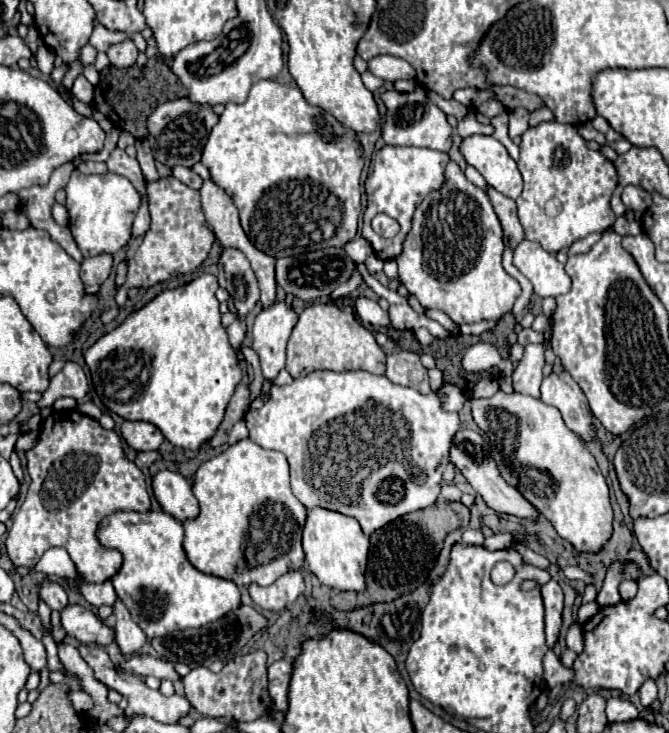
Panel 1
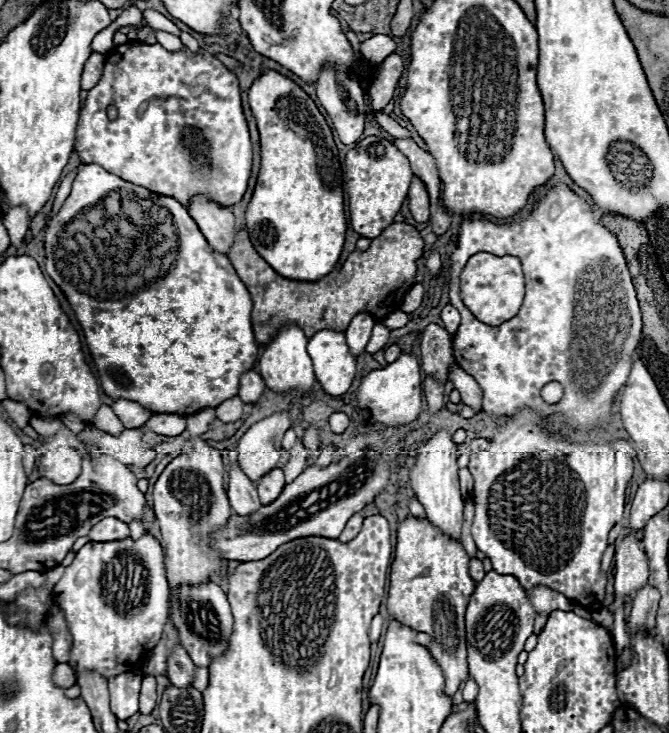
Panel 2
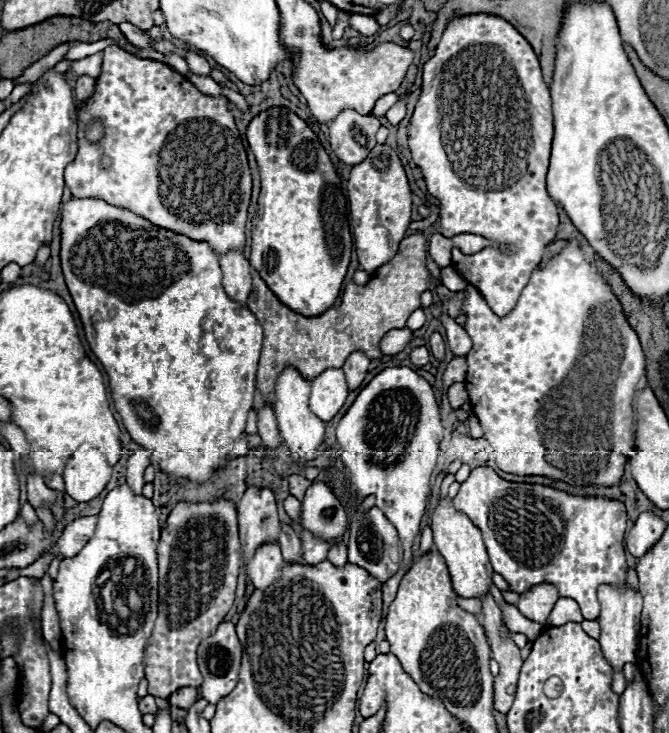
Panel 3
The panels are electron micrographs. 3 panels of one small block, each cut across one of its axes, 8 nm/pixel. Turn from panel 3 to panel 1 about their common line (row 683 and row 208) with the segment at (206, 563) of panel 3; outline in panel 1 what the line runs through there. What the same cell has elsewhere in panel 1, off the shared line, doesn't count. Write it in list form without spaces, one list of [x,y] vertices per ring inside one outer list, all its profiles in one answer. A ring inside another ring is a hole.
[[[174,176],[158,178],[146,184],[148,192],[148,206],[152,224],[150,230],[144,234],[144,240],[130,260],[128,268],[128,284],[116,292],[116,304],[122,306],[126,302],[128,288],[134,286],[152,286],[156,282],[164,282],[174,274],[186,274],[196,270],[206,258],[214,244],[214,232],[208,228],[200,204],[200,192],[188,188]]]

